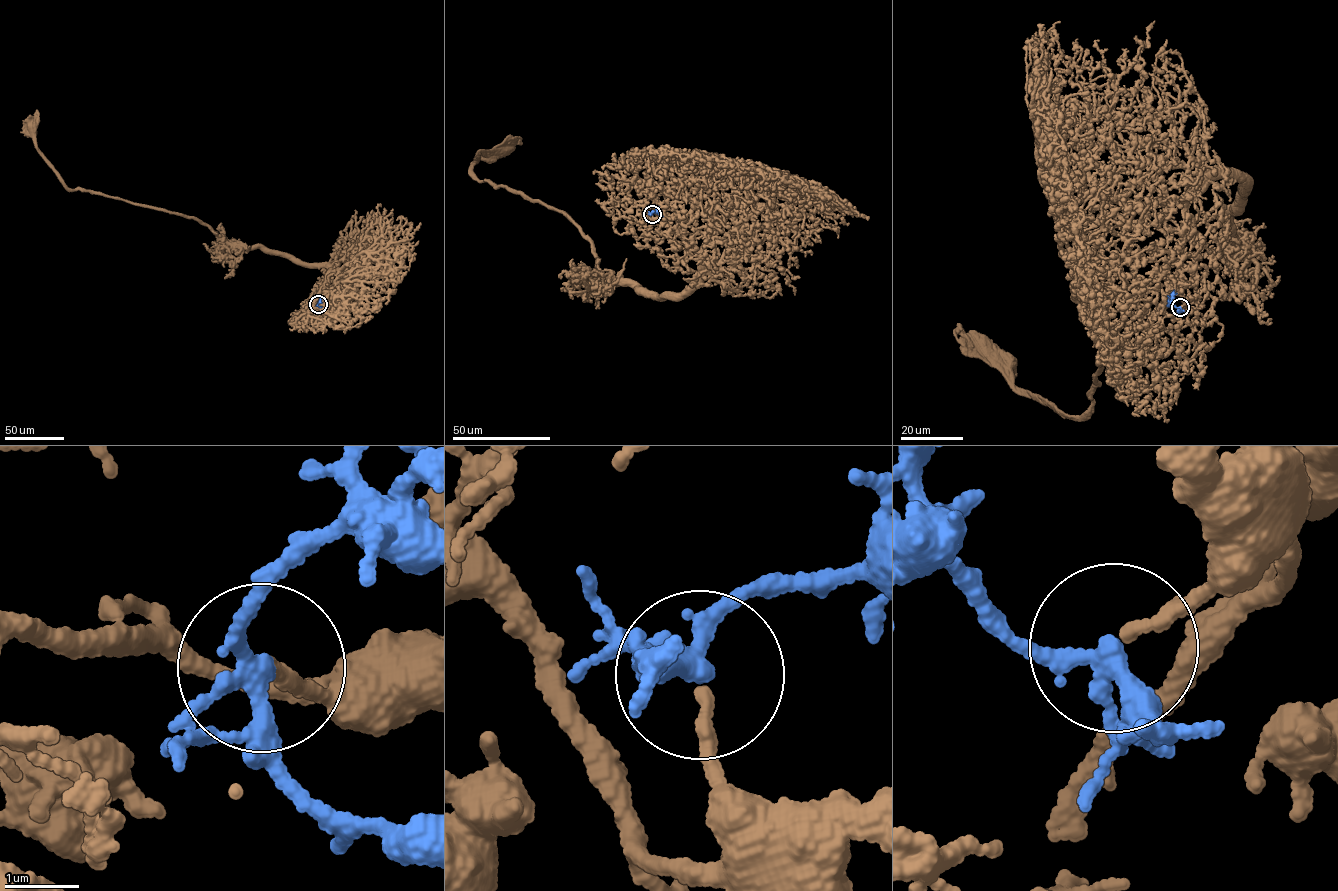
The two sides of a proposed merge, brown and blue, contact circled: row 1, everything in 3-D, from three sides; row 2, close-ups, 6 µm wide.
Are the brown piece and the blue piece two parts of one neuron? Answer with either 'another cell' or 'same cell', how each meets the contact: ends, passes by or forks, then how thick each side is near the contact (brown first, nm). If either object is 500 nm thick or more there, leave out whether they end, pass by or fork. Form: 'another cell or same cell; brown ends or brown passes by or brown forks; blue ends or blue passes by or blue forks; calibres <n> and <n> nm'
same cell; brown ends; blue forks; calibres 190 and 200 nm

